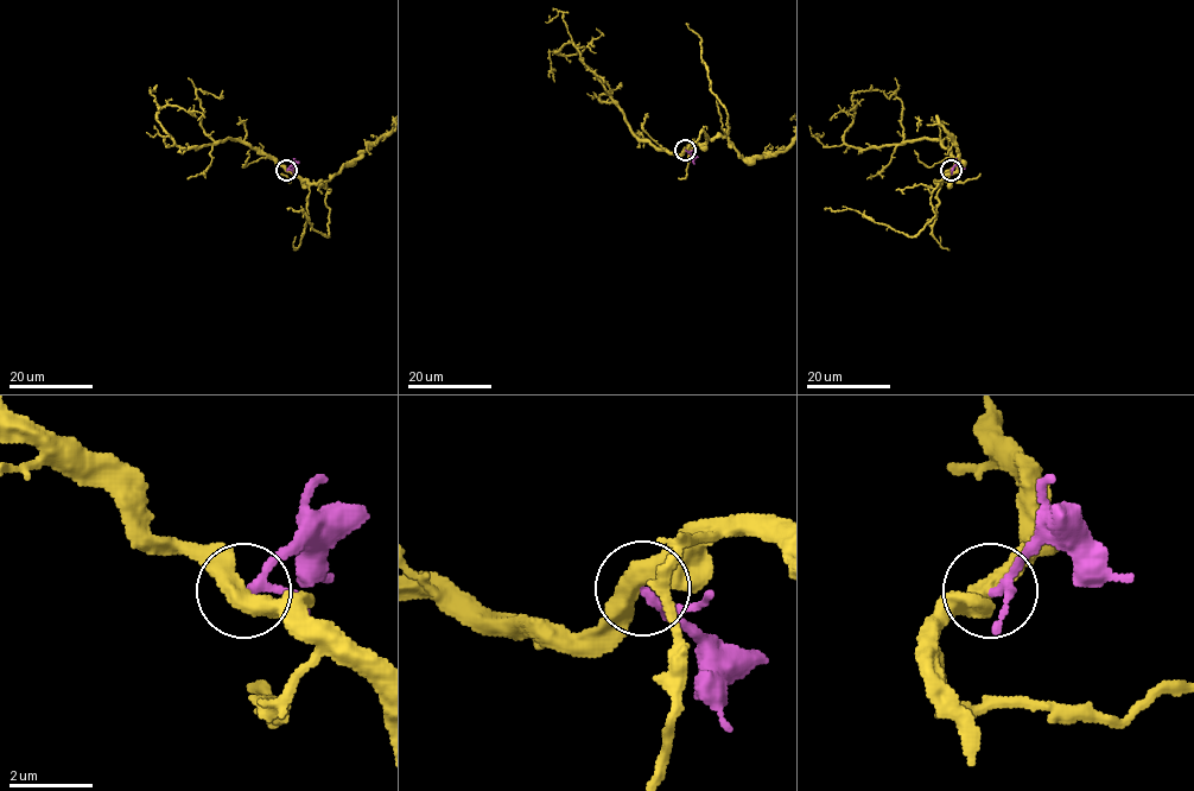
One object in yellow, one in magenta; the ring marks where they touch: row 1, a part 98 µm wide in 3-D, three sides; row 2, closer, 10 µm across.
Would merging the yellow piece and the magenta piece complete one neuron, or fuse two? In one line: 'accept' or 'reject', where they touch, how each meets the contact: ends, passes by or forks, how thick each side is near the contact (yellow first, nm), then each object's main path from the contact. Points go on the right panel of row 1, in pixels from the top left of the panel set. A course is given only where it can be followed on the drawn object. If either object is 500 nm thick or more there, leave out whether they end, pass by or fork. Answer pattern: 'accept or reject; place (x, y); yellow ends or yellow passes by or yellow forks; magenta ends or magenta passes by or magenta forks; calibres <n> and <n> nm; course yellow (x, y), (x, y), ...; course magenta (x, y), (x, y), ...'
reject; place (951, 170); yellow passes by; magenta passes by; calibres 480 and 170 nm; course magenta (950, 169), (957, 165), (965, 169)

